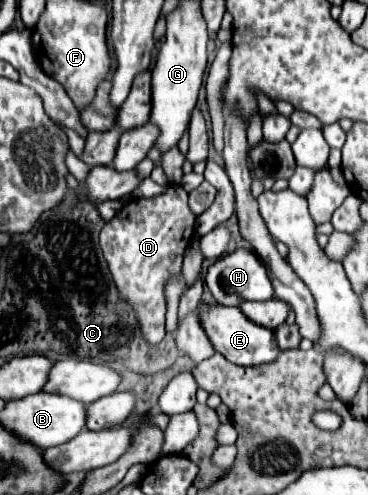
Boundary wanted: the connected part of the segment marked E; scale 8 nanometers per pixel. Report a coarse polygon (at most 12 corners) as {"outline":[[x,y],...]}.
{"outline":[[199,304],[213,348],[239,366],[275,362],[273,330]]}

